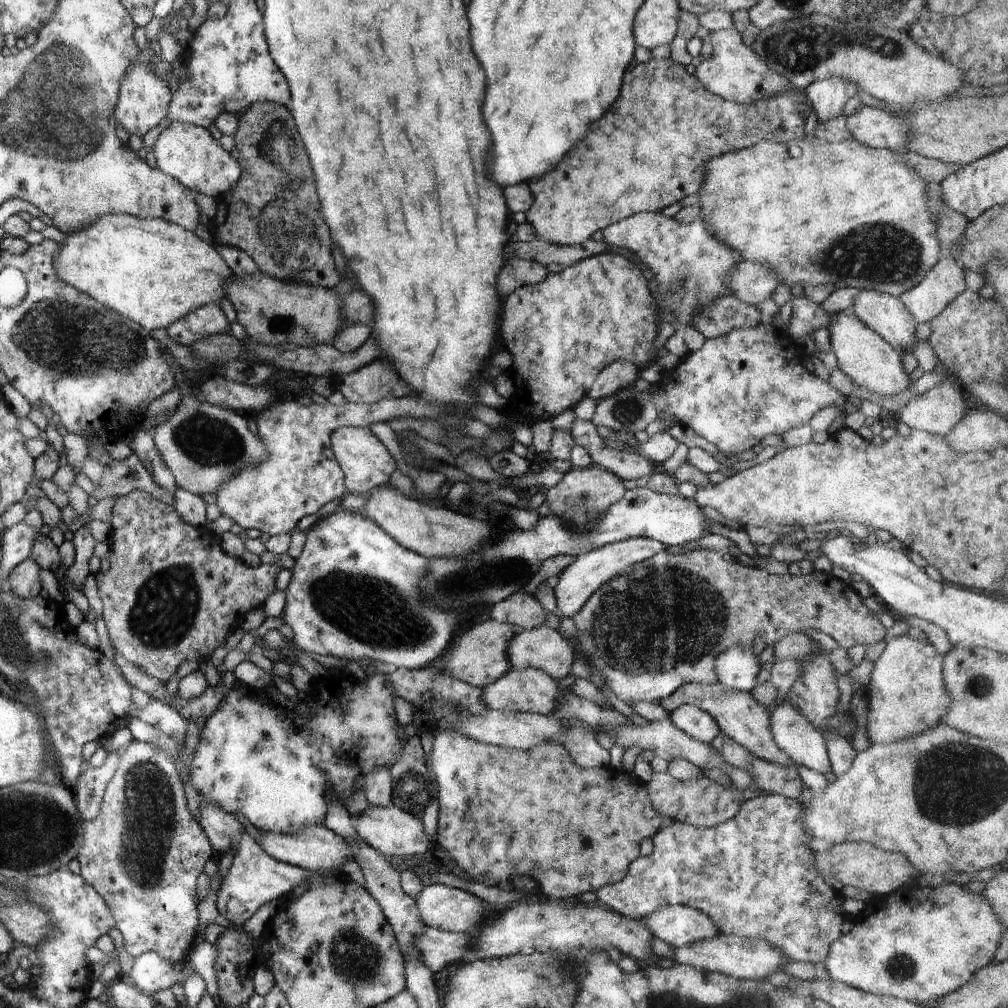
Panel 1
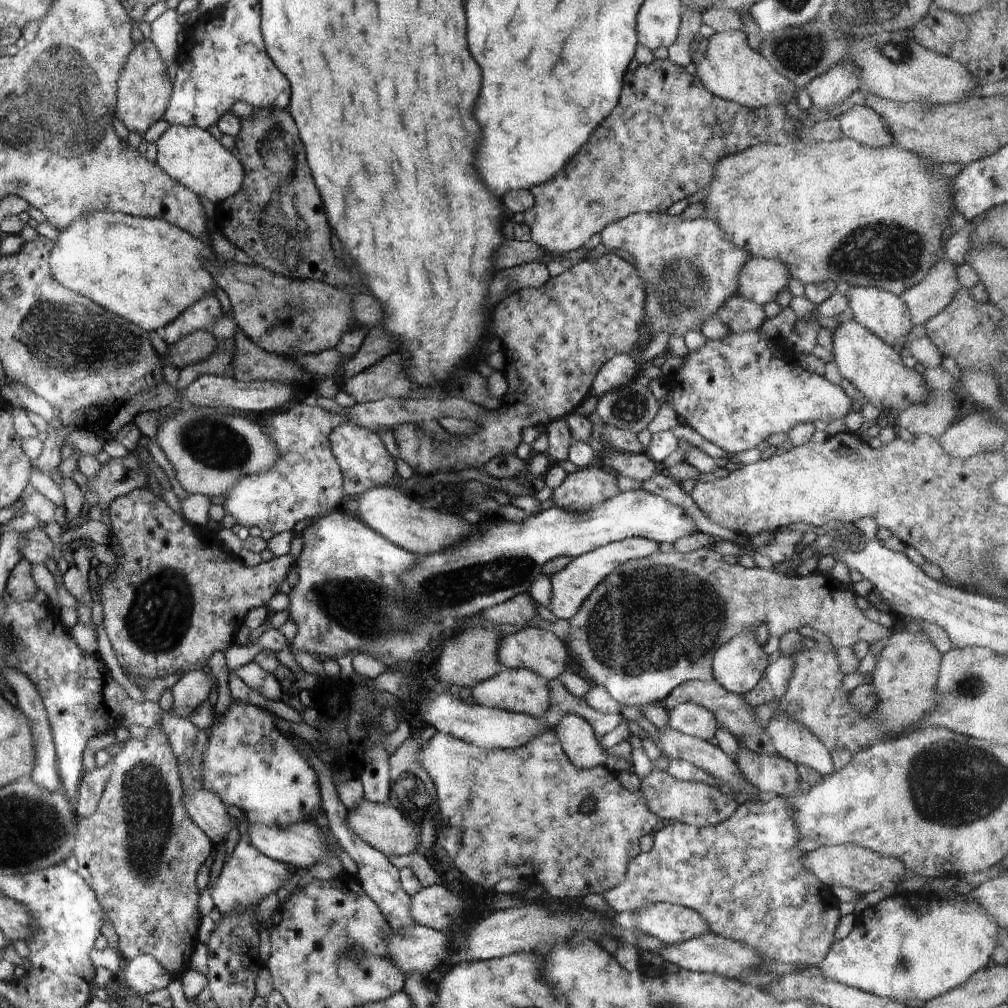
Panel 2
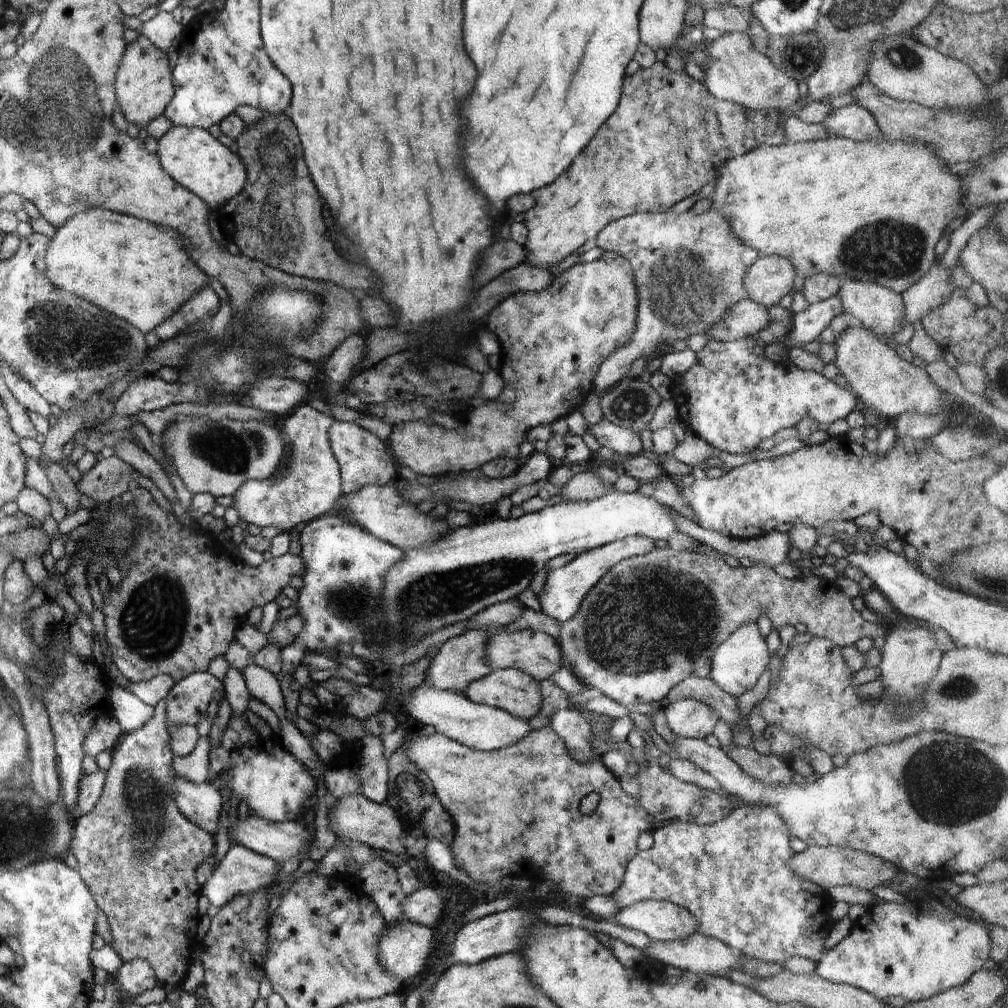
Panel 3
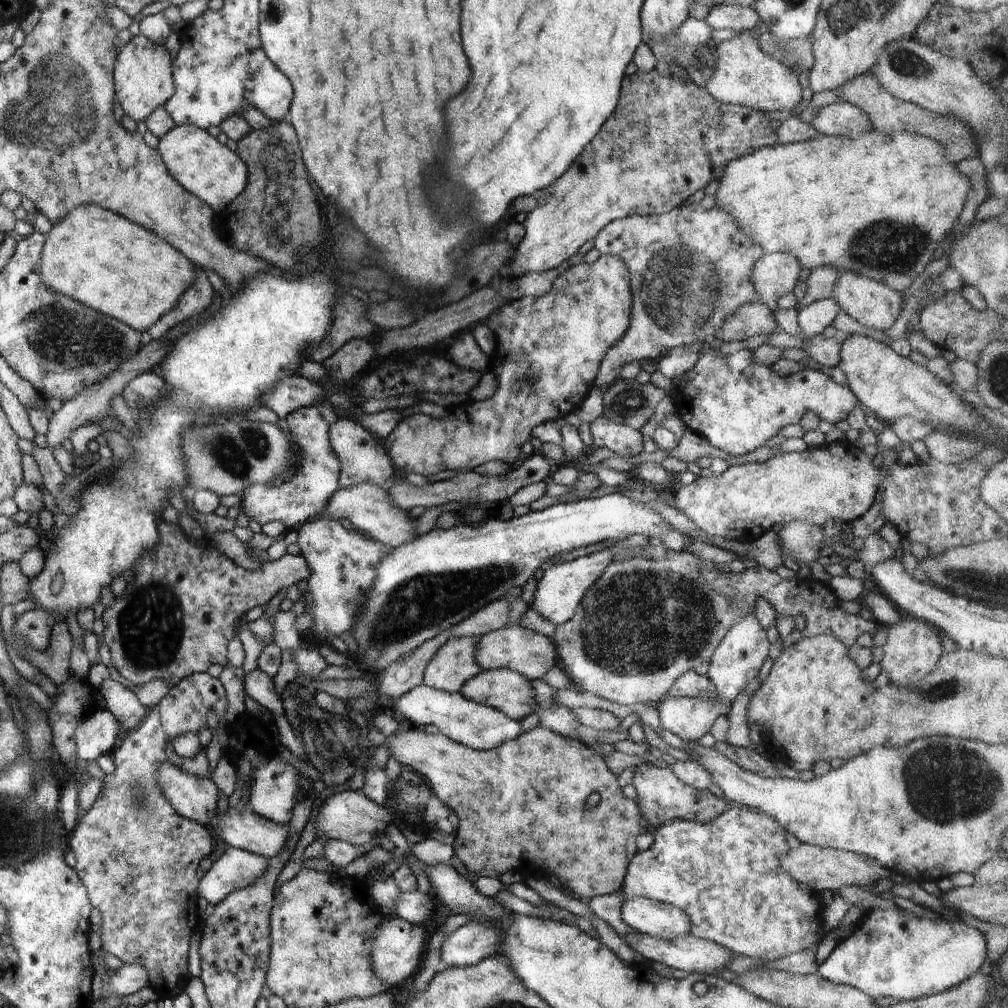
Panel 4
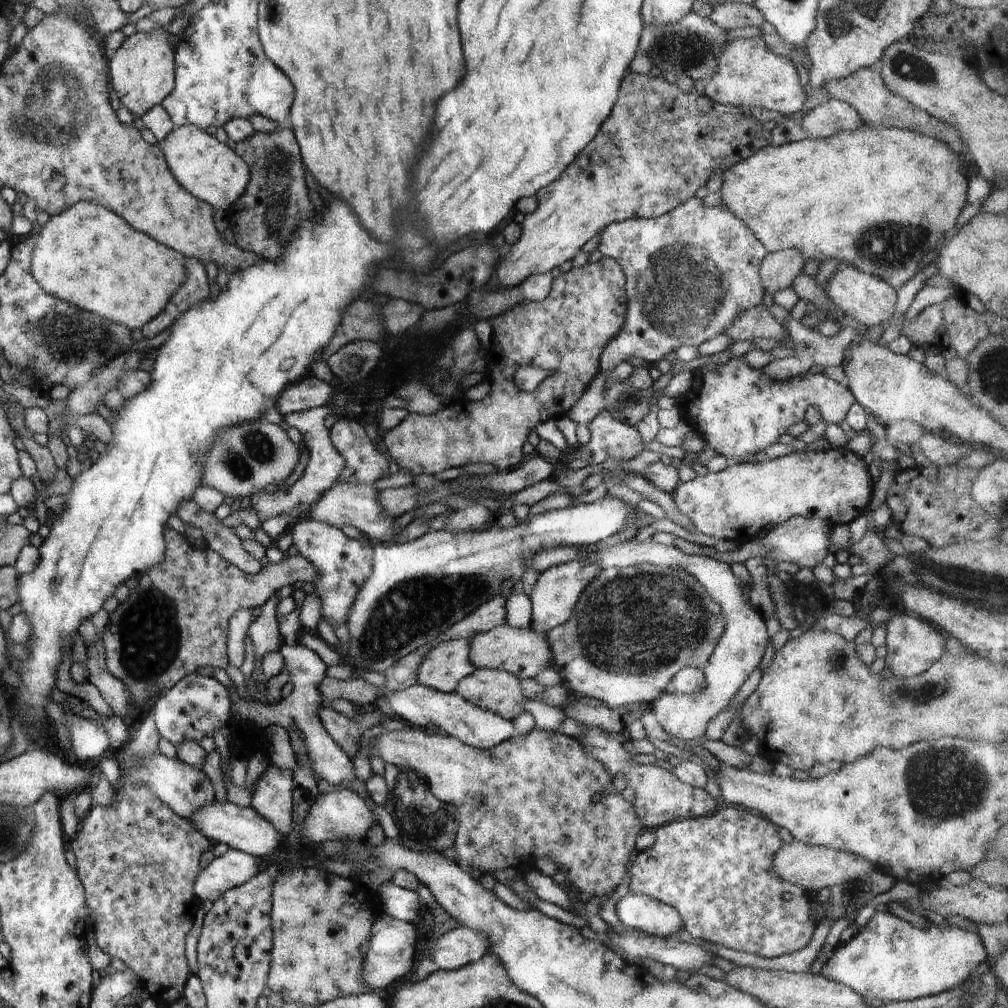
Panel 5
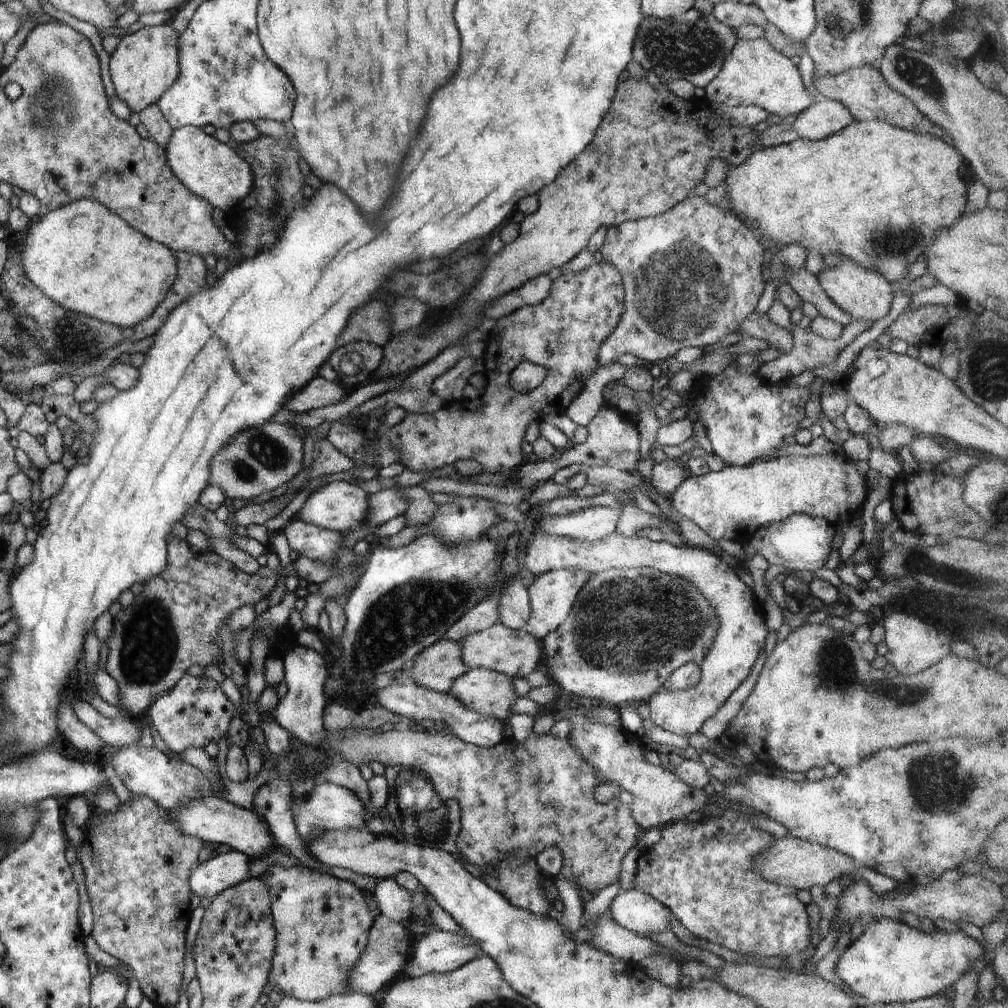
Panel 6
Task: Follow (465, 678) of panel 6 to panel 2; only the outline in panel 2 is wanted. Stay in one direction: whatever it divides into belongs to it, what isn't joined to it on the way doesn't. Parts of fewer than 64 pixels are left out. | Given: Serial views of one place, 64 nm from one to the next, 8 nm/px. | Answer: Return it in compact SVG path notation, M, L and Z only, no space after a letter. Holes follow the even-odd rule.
M504 669L494 678L485 680L471 688L472 696L477 705L504 709L513 713L526 714L539 718L550 707L550 686L548 680L540 674L526 669Z

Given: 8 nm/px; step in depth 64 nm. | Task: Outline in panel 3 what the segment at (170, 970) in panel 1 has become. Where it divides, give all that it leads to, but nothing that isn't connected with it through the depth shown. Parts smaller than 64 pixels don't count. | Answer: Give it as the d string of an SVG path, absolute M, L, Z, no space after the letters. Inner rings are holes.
M142 958L124 962L113 977L116 985L131 995L142 994L158 986L154 968L150 968L150 964Z

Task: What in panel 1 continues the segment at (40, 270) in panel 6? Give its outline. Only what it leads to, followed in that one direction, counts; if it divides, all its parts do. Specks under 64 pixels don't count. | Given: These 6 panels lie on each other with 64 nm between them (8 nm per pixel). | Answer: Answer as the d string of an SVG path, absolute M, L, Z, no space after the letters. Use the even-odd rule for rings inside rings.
M106 213L86 230L67 234L55 266L60 280L144 324L148 331L168 328L201 306L220 304L226 296L224 280L234 278L216 248L193 231L167 219L139 219L127 214Z

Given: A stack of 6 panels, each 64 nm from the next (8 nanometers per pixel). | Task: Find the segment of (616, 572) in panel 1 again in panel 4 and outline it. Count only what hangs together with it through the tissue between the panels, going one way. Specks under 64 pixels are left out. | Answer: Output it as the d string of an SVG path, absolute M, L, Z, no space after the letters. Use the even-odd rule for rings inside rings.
M642 534L630 535L624 539L619 539L618 542L611 547L578 557L570 562L545 565L544 575L540 580L537 580L537 589L531 608L536 610L542 618L550 620L550 622L553 622L555 625L564 624L564 622L570 620L572 616L576 614L580 600L582 600L584 594L588 592L588 588L602 576L604 570L616 561L616 558L618 558L622 552L632 552L632 550L636 550L636 548L646 548L648 543L647 536L642 536Z

